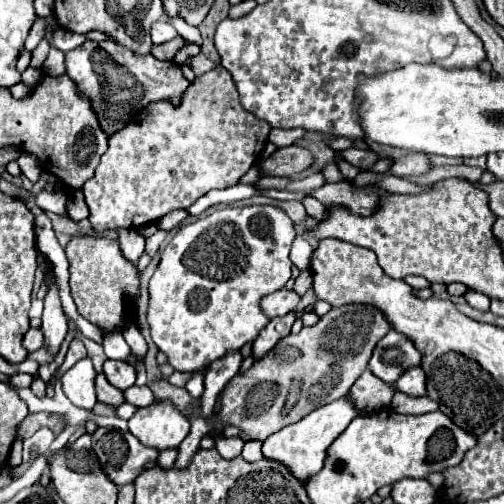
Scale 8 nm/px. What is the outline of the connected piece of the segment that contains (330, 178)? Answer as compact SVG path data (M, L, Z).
M330 162L322 171L327 183L337 183L344 180L335 162Z

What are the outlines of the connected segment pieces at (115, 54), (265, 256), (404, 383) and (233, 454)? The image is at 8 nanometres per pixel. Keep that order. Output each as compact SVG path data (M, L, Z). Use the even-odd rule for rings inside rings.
M87 40L79 48L65 54L65 66L67 74L77 82L79 92L93 102L93 108L107 136L123 128L153 100L169 98L173 104L179 104L183 90L189 86L189 80L183 76L175 62L161 62L153 56L135 56L131 50L111 40Z
M247 206L247 208L223 208L199 218L193 224L183 226L175 238L167 244L161 256L161 264L149 282L149 324L151 337L160 351L167 354L169 364L181 372L193 372L209 366L213 360L225 356L229 350L239 350L243 344L257 338L259 330L267 326L269 318L261 312L259 300L271 292L285 288L291 278L289 250L295 240L295 228L291 218L277 206ZM199 272L217 272L221 278L209 278Z
M413 366L411 370L405 370L399 376L397 390L405 392L409 396L423 396L425 394L425 374L421 366Z
M219 432L213 434L215 442L217 442L217 452L223 456L223 458L237 458L243 450L243 438L239 436L233 436L233 438L223 438Z

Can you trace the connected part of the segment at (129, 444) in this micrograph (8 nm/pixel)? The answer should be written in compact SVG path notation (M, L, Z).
M117 428L95 430L95 454L103 472L115 482L115 486L135 484L135 478L145 472L149 462L157 462L159 450L149 450L131 432Z

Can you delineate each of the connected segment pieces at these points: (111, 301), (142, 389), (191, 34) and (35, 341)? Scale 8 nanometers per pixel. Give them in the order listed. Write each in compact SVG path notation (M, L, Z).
M73 236L65 246L69 260L69 286L79 314L101 328L105 334L121 332L129 322L129 302L137 304L141 272L135 262L129 262L119 246L119 240L105 236Z
M131 386L123 390L123 398L133 406L149 406L155 400L153 392L147 386Z
M167 16L167 22L185 38L185 40L191 40L191 42L197 42L201 44L201 34L195 26L189 26L181 16Z
M33 328L27 330L27 334L23 338L23 348L29 350L29 352L35 352L41 346L43 346L43 334L41 334L41 330L33 330Z

